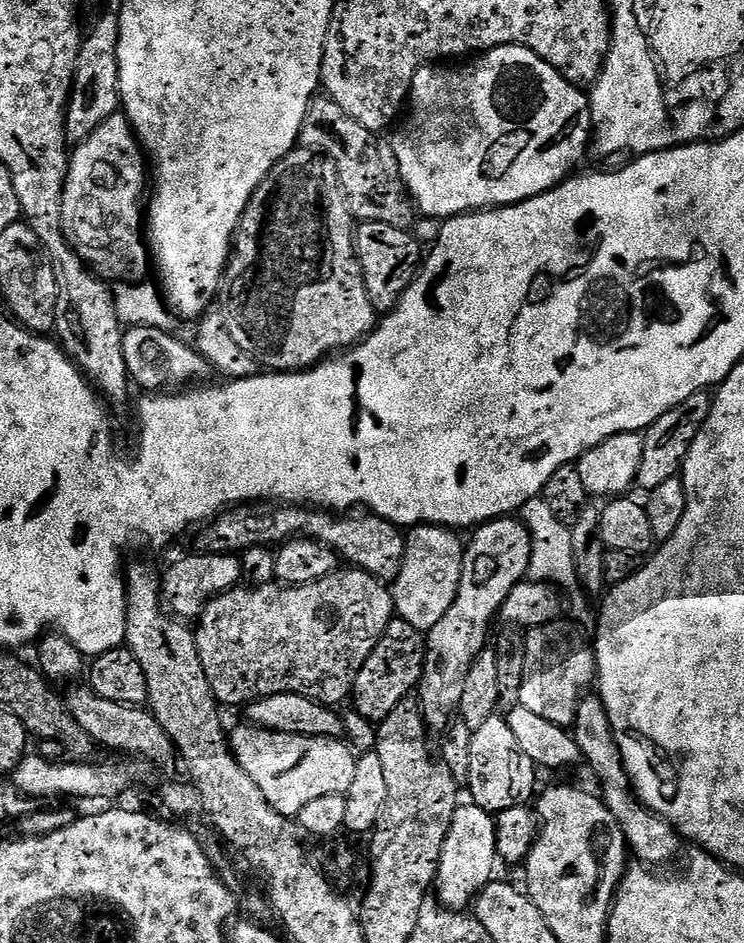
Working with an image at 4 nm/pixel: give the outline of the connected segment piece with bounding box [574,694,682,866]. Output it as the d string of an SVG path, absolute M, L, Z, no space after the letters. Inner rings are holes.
M588 694L580 701L574 735L580 747L581 757L586 764L588 760L593 774L600 779L599 795L602 797L604 805L610 810L610 814L614 814L624 835L624 841L628 843L631 855L635 859L637 856L640 859L637 861L644 866L660 866L656 864L670 863L680 852L682 837L670 821L663 820L657 812L646 807L640 797L636 795L610 724L610 714L604 703L601 702L599 695Z

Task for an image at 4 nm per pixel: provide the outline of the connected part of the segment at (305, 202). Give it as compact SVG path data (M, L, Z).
M300 146L273 166L270 174L258 186L258 190L254 190L254 194L238 222L236 233L232 236L232 253L228 256L228 267L224 270L223 280L220 281L218 309L225 318L226 329L229 330L235 342L238 342L242 351L246 355L252 356L257 365L273 372L303 372L315 368L317 364L329 359L333 354L339 354L351 348L353 344L361 343L364 337L376 327L378 313L370 302L362 266L356 257L354 217L348 205L345 189L342 187L342 177L337 161L319 151Z

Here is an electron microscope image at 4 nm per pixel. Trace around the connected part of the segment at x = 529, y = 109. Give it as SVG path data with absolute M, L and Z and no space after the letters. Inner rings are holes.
M503 44L500 48L489 48L487 52L477 55L476 60L472 64L472 69L468 68L448 68L452 66L422 66L414 74L412 79L412 90L410 93L410 112L412 108L412 120L408 120L400 128L400 133L392 140L392 152L390 148L390 156L394 161L395 167L400 173L400 178L404 182L405 189L409 196L412 197L413 204L416 205L419 215L424 218L451 218L453 216L463 216L465 212L474 212L477 210L487 210L490 208L502 208L509 204L520 204L523 200L529 200L535 196L540 196L543 192L549 192L551 188L555 188L556 185L568 179L570 173L573 171L572 168L580 159L583 158L584 152L586 156L586 149L590 144L590 137L592 135L592 105L589 97L585 95L581 89L577 88L575 84L572 84L566 78L562 78L562 74L558 74L554 70L554 66L550 66L544 61L541 56L534 54L529 48L523 48L521 44Z

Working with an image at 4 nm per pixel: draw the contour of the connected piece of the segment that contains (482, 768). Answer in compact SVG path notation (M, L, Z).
M497 714L486 718L482 726L475 728L470 742L470 774L466 792L467 795L468 792L472 795L469 796L471 803L477 808L483 812L497 814L510 810L511 807L527 805L538 792L536 775L536 764L530 762L529 756L522 751L522 742L518 742L514 730L510 730L503 715Z

